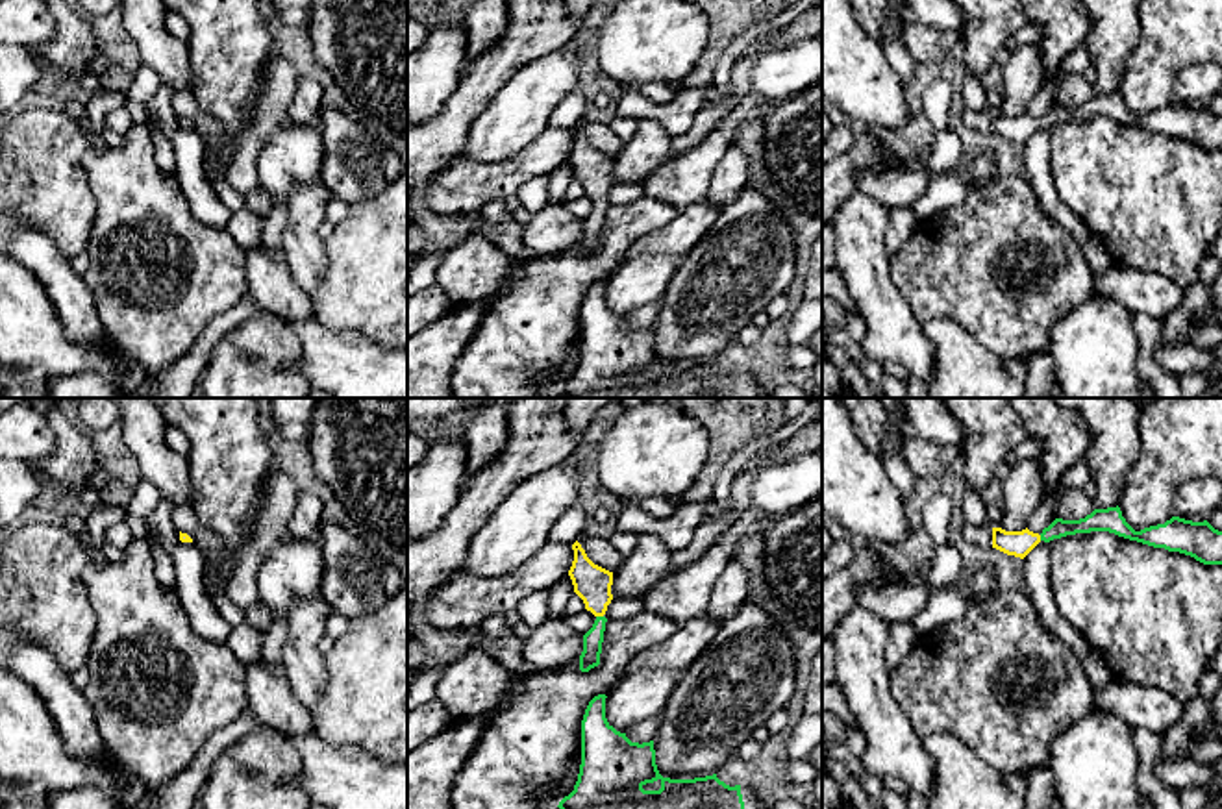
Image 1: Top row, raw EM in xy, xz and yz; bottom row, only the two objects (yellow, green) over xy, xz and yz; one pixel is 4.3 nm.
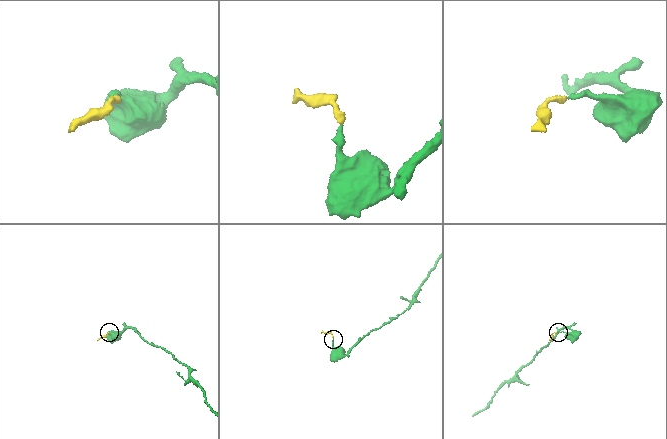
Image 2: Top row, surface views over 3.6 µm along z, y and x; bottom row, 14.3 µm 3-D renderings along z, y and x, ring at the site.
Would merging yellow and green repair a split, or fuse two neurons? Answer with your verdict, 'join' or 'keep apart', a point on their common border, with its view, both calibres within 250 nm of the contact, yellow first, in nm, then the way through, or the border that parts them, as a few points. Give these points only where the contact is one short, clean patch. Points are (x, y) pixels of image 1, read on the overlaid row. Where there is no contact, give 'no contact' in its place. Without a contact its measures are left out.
join; contact xz (600, 615); calibres 160 and 90 nm; way xz (593, 584), (600, 615), (593, 639)

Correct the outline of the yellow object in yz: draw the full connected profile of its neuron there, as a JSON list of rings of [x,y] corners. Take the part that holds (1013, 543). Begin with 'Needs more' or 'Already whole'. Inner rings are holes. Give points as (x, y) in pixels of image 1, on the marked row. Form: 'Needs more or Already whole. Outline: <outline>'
Needs more. Outline: [[[1118,505],[1094,509],[1079,520],[1055,518],[1041,535],[1028,528],[1022,531],[992,528],[992,548],[1024,559],[1041,541],[1050,542],[1066,535],[1091,531],[1109,531],[1153,548],[1191,555],[1203,565],[1222,565],[1222,531],[1215,529],[1207,520],[1192,522],[1172,517],[1165,524],[1135,531],[1122,517]]]

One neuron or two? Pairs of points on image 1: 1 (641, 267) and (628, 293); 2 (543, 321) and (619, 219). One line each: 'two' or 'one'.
1: one
2: one

